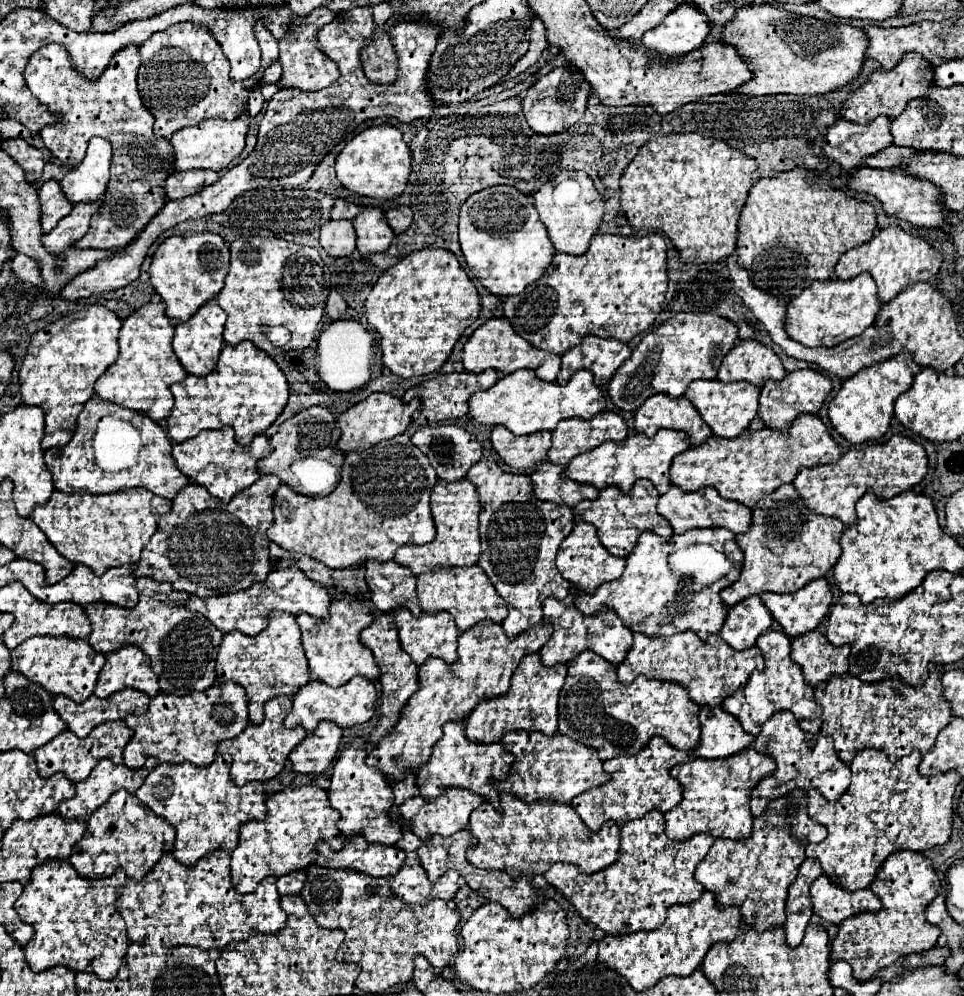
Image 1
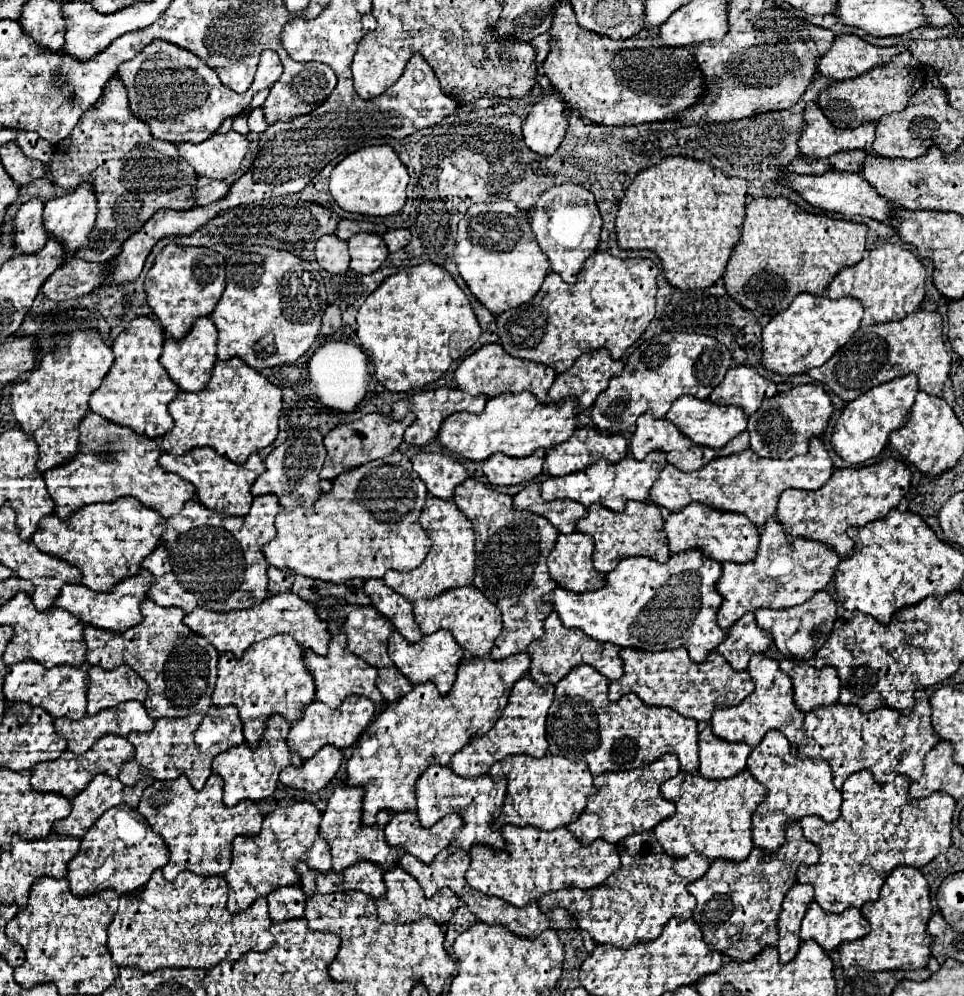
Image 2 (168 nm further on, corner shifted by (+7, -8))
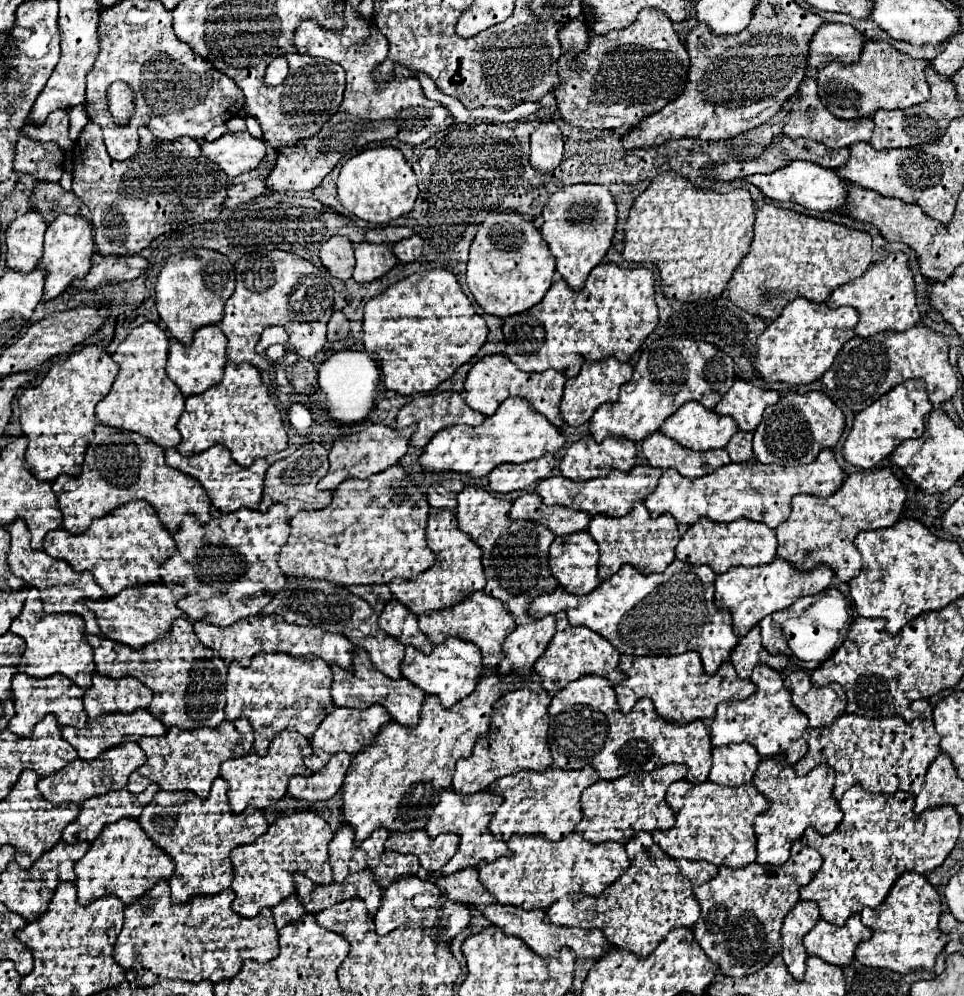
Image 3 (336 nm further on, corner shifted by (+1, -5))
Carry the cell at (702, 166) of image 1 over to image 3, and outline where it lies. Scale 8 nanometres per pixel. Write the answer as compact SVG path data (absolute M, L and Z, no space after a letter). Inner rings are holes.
M676 172L656 176L648 190L634 200L626 220L622 256L626 262L652 262L660 270L666 298L682 302L714 300L750 250L754 206L750 192L734 188L728 194L696 190Z

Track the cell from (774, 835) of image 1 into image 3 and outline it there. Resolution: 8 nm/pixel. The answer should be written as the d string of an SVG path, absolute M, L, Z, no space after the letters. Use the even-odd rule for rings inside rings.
M798 840L792 846L790 860L782 866L764 866L756 862L738 870L722 866L714 880L694 888L694 896L700 904L694 940L718 966L720 974L734 978L754 974L782 952L782 920L798 904L798 890L814 878L820 866L822 856L806 846L804 840Z

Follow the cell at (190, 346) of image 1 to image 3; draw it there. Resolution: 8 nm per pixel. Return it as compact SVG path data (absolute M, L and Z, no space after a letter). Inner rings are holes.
M204 326L204 328L196 330L190 346L184 346L180 342L170 346L166 374L180 388L180 392L188 398L194 394L202 394L208 388L212 388L214 384L218 384L222 380L226 364L228 364L228 360L226 360L226 336L222 334L222 330L218 326Z

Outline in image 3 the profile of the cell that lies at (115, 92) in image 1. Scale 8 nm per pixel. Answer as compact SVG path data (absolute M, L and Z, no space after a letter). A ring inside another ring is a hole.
M94 122L86 124L86 128L82 130L80 138L74 144L72 192L88 206L92 214L92 226L94 226L94 244L104 256L140 254L158 236L174 234L178 224L192 226L192 224L216 220L224 208L222 204L226 200L228 176L222 172L222 168L218 168L218 164L212 164L212 160L206 160L206 156L202 156L202 148L196 140L178 138L174 142L162 142L148 128L140 128L140 130L142 130L140 148L132 158L124 162L116 162L108 156L106 146L102 142L102 128L96 126Z

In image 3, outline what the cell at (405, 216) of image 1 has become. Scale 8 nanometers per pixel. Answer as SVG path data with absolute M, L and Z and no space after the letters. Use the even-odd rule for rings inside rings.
M418 234L394 244L394 254L402 264L412 264L422 256L422 238Z

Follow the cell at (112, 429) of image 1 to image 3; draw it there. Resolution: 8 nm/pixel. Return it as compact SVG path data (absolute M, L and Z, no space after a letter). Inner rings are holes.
M96 426L94 440L86 450L86 460L82 464L80 476L60 476L52 484L58 496L60 510L64 514L64 528L70 534L82 534L92 524L92 520L106 516L114 508L128 504L132 500L146 500L154 506L162 524L176 534L184 516L194 514L202 522L212 518L212 504L198 480L180 470L170 468L164 462L164 448L146 440L134 432L114 432L108 426Z

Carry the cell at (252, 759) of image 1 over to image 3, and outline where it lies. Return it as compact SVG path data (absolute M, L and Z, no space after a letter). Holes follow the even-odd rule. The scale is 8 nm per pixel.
M282 732L270 742L268 756L258 756L258 754L246 754L242 758L232 758L222 762L222 778L228 782L228 800L230 806L236 814L244 812L248 806L256 810L264 810L270 804L278 802L284 798L288 780L292 776L310 776L310 770L304 766L304 758L312 756L312 746L310 742L296 732Z

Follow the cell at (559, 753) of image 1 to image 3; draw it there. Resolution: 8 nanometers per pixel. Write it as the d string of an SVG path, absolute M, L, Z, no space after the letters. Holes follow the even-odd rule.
M548 768L544 772L530 772L522 770L512 776L504 776L496 780L488 790L494 794L500 794L504 798L502 806L494 814L490 822L490 832L496 836L496 840L508 842L510 836L544 836L552 842L562 840L570 832L574 832L576 824L582 818L580 812L580 794L594 782L598 782L598 772L594 768L584 770L558 770Z

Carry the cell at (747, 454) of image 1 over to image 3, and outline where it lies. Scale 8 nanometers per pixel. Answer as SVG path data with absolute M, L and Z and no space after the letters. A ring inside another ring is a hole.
M824 448L818 454L818 460L808 466L784 468L784 466L766 466L756 458L744 464L728 464L718 468L716 472L702 476L698 480L682 478L676 470L664 470L654 492L644 500L650 516L658 518L662 514L672 514L680 524L696 524L700 518L708 518L712 522L734 522L738 518L764 522L770 528L778 528L790 516L790 502L796 494L814 494L828 498L832 496L844 482L844 472L838 466L834 452Z

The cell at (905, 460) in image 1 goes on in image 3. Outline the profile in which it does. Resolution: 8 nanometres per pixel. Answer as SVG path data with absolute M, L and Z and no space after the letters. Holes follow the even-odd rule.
M890 468L850 474L846 478L846 482L842 484L842 488L836 494L832 494L830 498L798 494L792 500L792 514L790 514L790 518L776 528L776 534L778 534L778 558L788 560L798 570L808 570L808 572L814 570L818 564L824 564L830 570L834 570L834 574L838 576L840 582L848 584L862 570L862 556L860 556L858 548L854 546L854 538L862 530L878 530L878 528L894 526L898 522L900 514L902 514L904 500L906 500L904 486L892 474Z

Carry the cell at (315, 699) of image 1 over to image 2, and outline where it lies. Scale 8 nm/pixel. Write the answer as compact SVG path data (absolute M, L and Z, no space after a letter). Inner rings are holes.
M352 695L350 699L344 699L344 703L340 703L338 709L330 709L320 701L312 701L304 709L304 715L296 723L292 723L288 731L288 745L294 751L298 751L302 759L310 759L324 745L336 745L340 749L348 747L362 735L362 731L366 731L366 727L374 719L374 713L376 713L374 703L368 697L360 697L360 695Z

